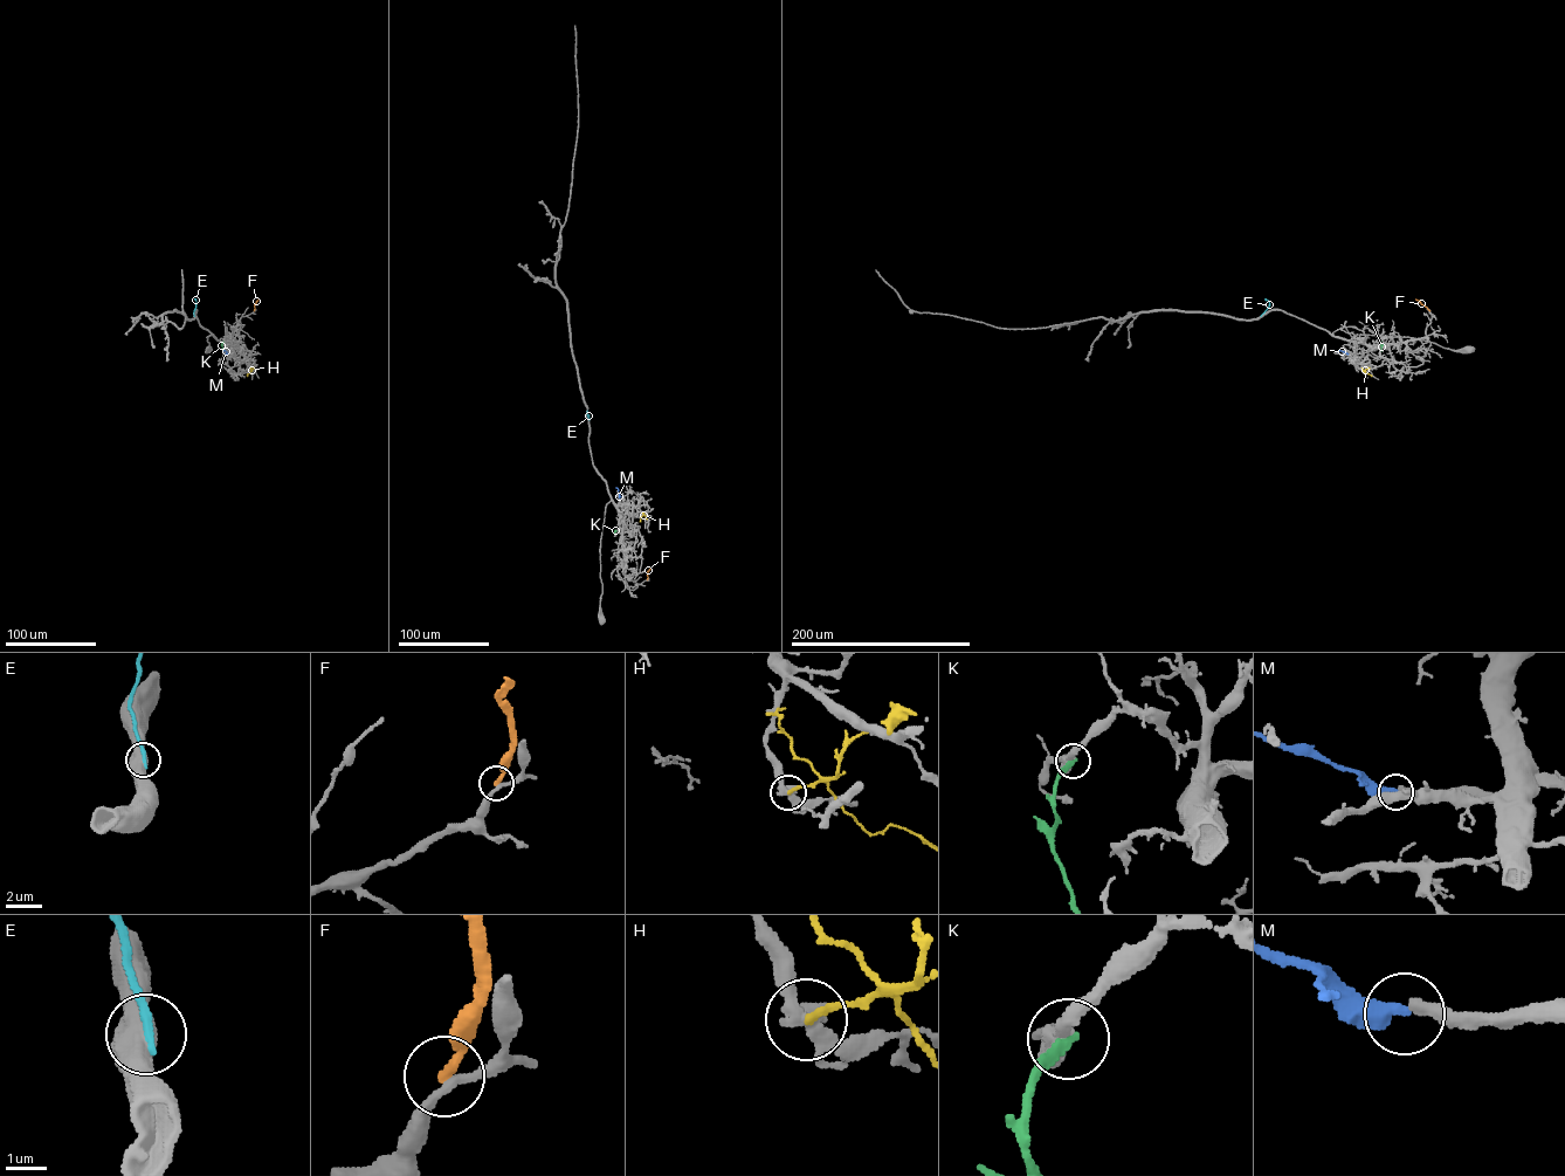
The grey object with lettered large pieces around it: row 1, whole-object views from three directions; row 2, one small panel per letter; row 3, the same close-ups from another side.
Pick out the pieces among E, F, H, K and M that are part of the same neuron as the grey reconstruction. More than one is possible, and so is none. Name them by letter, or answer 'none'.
M

